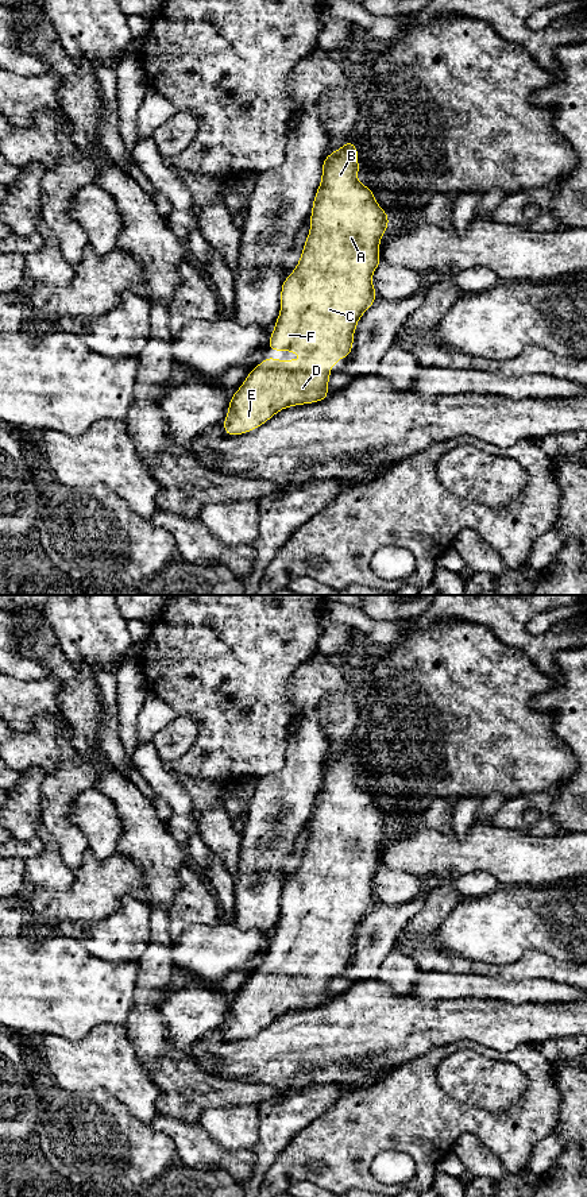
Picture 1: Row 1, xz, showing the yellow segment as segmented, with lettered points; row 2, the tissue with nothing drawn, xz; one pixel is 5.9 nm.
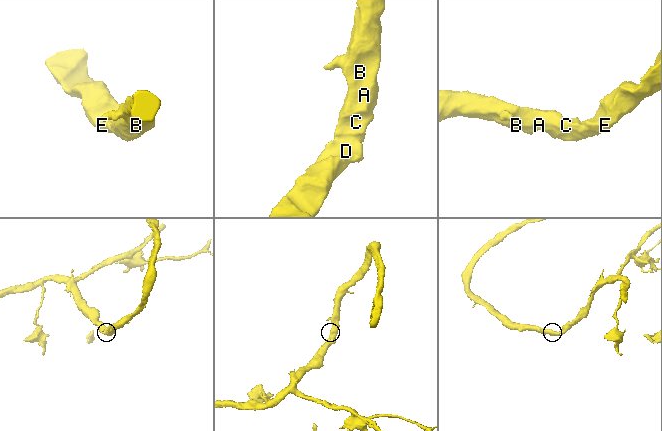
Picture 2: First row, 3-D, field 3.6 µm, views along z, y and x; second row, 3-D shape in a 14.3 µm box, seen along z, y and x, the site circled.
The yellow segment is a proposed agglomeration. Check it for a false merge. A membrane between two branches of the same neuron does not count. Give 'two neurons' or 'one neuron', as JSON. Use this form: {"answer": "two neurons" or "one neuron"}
{"answer": "one neuron"}

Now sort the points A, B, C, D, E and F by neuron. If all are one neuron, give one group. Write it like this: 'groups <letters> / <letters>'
groups A B C D E F

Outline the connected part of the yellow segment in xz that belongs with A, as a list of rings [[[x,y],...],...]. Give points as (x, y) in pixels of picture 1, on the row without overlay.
[[[351,744],[323,765],[310,835],[298,869],[283,884],[281,916],[269,946],[271,957],[291,955],[306,964],[274,965],[269,961],[254,972],[229,1003],[228,1018],[223,1026],[228,1040],[254,1035],[285,1012],[329,1003],[329,973],[352,957],[356,928],[378,903],[372,891],[372,876],[381,869],[379,847],[389,833],[389,819],[376,808],[372,794],[356,784],[359,775],[358,752]]]

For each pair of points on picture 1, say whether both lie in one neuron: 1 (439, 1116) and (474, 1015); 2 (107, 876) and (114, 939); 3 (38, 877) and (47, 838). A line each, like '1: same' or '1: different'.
1: different
2: different
3: same

